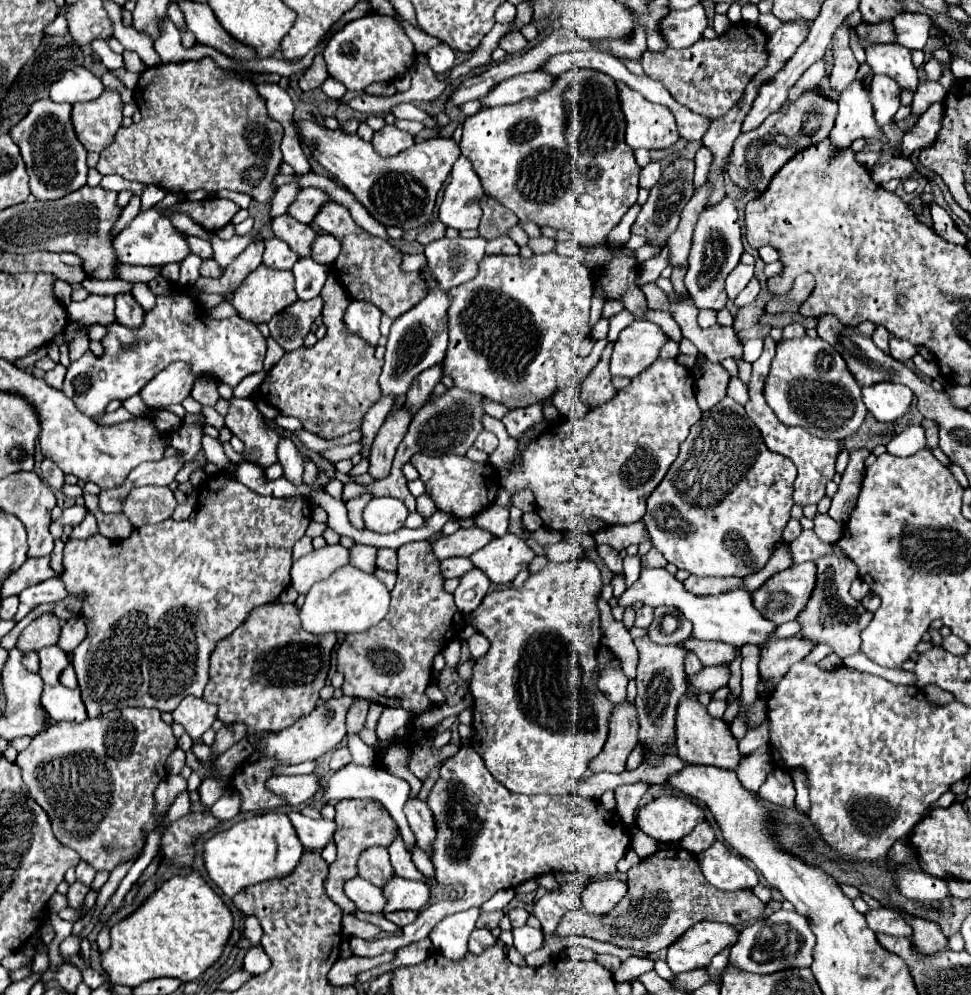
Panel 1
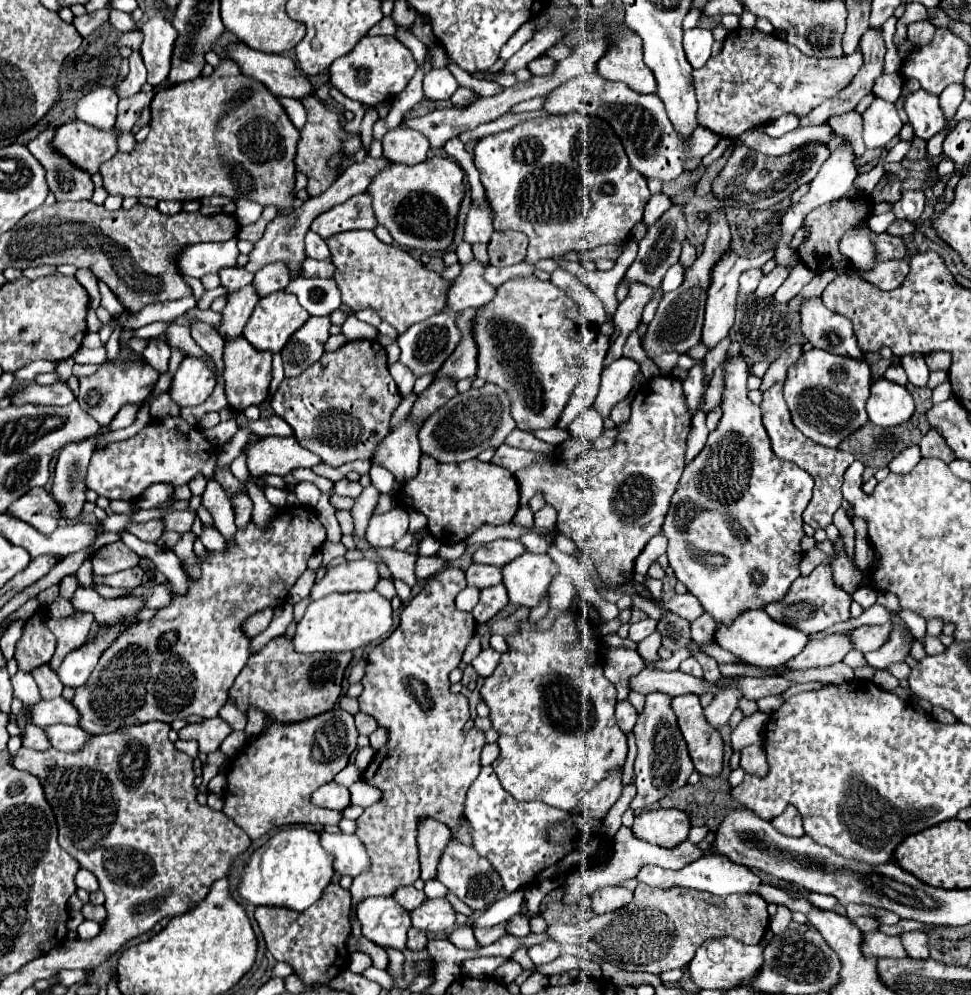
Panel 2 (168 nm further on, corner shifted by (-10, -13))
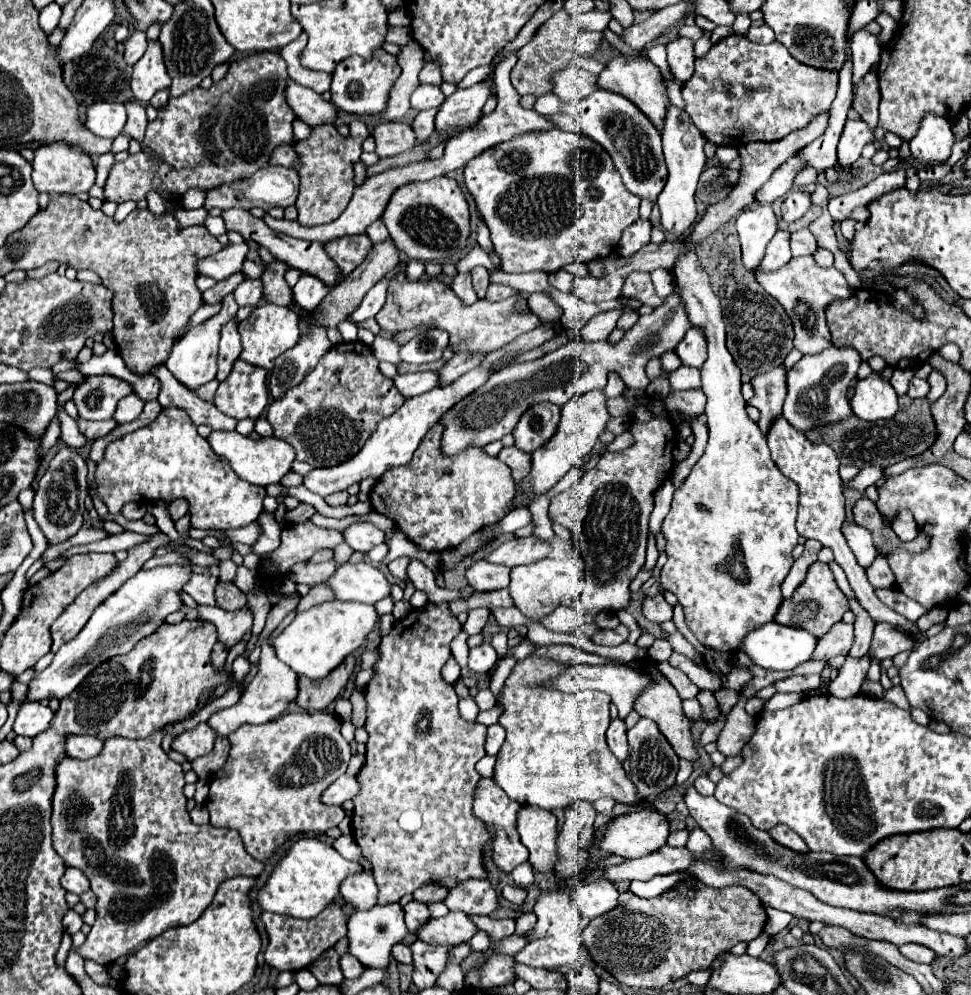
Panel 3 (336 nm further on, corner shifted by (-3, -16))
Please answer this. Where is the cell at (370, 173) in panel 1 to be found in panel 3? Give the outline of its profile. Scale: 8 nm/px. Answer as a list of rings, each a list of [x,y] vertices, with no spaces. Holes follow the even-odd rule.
[[[436,176],[426,182],[408,182],[400,186],[392,194],[382,220],[396,248],[404,252],[410,260],[420,262],[440,262],[444,258],[452,258],[458,250],[466,246],[470,234],[468,202],[456,180],[448,176]]]

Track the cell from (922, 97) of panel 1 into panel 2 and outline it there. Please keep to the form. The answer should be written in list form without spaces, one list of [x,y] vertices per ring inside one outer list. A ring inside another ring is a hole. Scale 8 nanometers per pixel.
[[[897,141],[889,151],[887,151],[887,161],[901,161],[905,155],[907,155],[907,151],[911,149],[911,143],[905,143],[905,141]]]

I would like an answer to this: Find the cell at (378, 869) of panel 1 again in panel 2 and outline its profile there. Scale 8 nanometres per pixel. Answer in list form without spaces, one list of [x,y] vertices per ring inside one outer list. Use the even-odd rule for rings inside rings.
[[[403,887],[403,889],[397,889],[397,893],[393,895],[395,901],[399,901],[407,911],[413,911],[417,909],[419,905],[423,905],[423,901],[427,899],[423,891],[417,891],[415,887]]]

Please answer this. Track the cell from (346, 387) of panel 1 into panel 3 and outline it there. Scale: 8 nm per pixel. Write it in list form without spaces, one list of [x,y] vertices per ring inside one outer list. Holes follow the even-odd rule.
[[[340,342],[324,354],[320,364],[296,388],[272,400],[268,406],[268,422],[276,438],[294,446],[296,460],[326,468],[356,456],[376,430],[376,424],[392,416],[402,404],[404,396],[396,390],[394,382],[380,372],[372,348],[362,342]]]

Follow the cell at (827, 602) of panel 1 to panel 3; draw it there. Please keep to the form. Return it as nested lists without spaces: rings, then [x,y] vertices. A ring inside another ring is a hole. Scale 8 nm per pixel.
[[[876,624],[876,636],[872,636],[868,654],[872,654],[878,660],[884,660],[884,658],[894,658],[898,652],[912,648],[914,644],[912,640],[908,640],[908,636],[900,636],[900,632],[892,632],[888,624]]]

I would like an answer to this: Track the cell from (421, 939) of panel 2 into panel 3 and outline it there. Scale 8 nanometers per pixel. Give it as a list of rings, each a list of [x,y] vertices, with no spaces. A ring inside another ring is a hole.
[[[400,942],[400,944],[394,946],[392,956],[394,956],[398,962],[402,962],[402,964],[412,964],[412,950],[410,950],[410,946],[404,944],[404,942]]]

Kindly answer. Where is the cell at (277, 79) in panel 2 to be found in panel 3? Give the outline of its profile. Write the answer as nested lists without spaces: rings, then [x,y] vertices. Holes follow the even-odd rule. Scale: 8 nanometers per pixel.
[[[290,80],[286,82],[286,102],[292,108],[292,112],[304,120],[308,126],[316,126],[322,122],[334,122],[336,118],[336,106],[332,102],[322,100],[320,94],[314,90],[300,86],[298,82]]]

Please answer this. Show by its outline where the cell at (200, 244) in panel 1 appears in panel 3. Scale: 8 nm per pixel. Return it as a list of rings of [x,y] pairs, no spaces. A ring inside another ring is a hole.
[[[232,294],[224,296],[222,310],[216,316],[212,316],[210,320],[206,320],[200,326],[194,326],[180,342],[176,342],[172,346],[172,352],[170,352],[170,356],[166,360],[166,368],[188,390],[196,392],[196,388],[200,388],[202,384],[206,384],[206,382],[210,382],[210,380],[216,378],[216,356],[218,356],[218,340],[220,340],[218,332],[220,332],[220,324],[226,324],[232,316],[236,316],[236,312],[238,312],[238,304],[236,304],[234,296]]]

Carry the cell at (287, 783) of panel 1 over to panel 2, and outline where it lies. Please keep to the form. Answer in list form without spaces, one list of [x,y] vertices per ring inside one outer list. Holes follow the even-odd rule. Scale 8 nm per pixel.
[[[331,781],[323,787],[319,787],[315,793],[313,793],[313,803],[319,805],[319,807],[325,807],[325,809],[337,809],[337,811],[343,811],[345,807],[349,807],[351,803],[351,793],[347,787]]]

